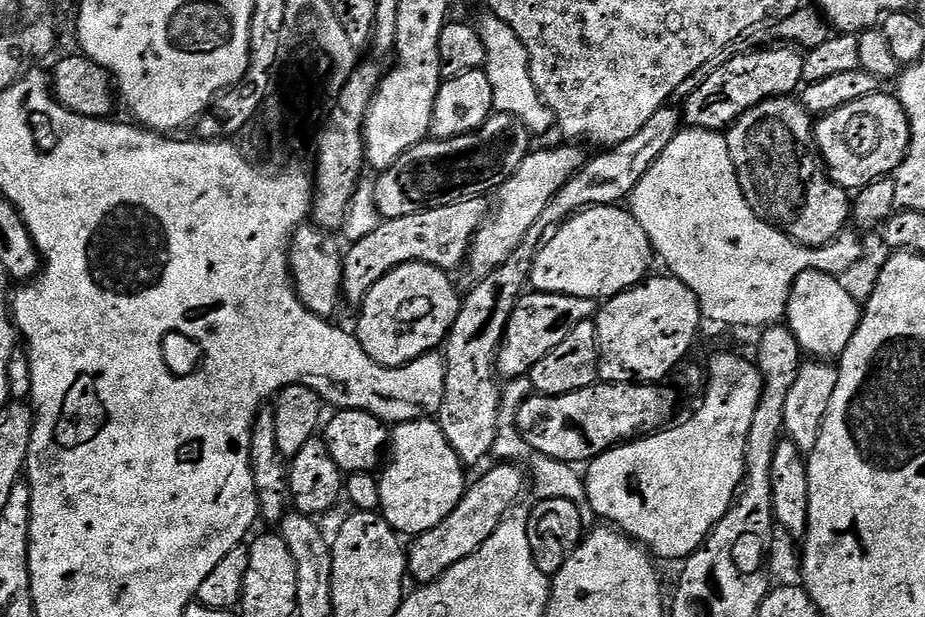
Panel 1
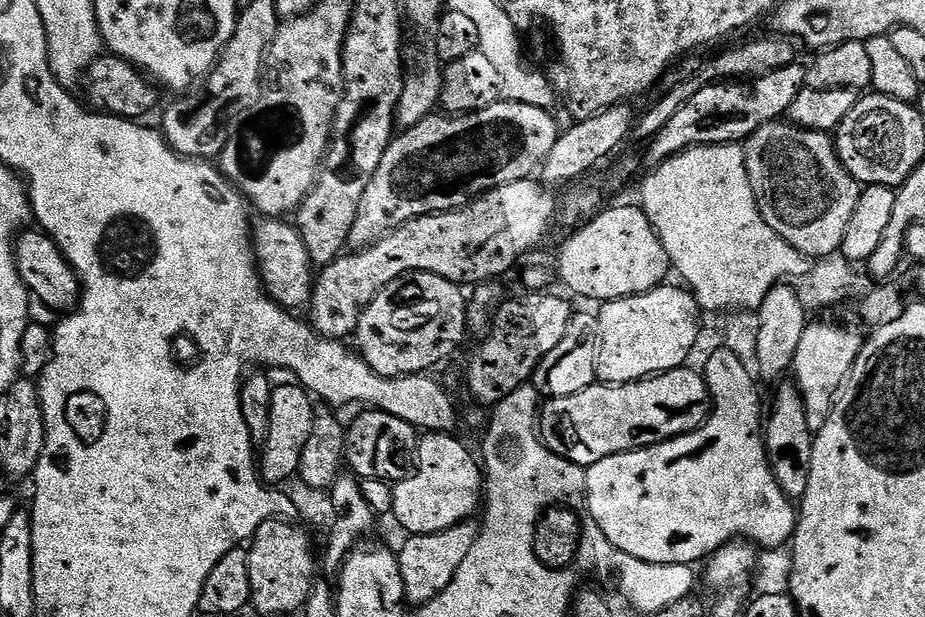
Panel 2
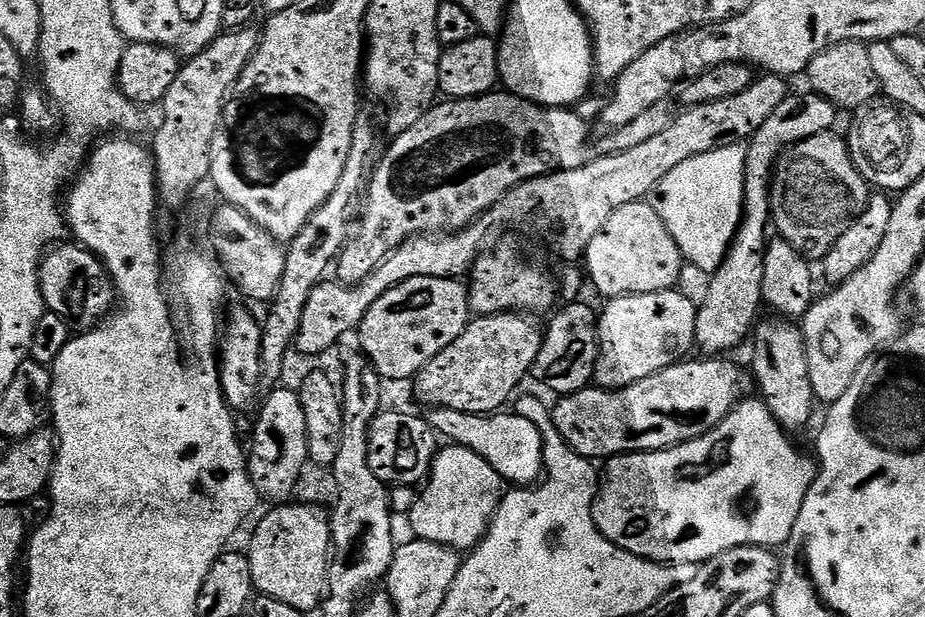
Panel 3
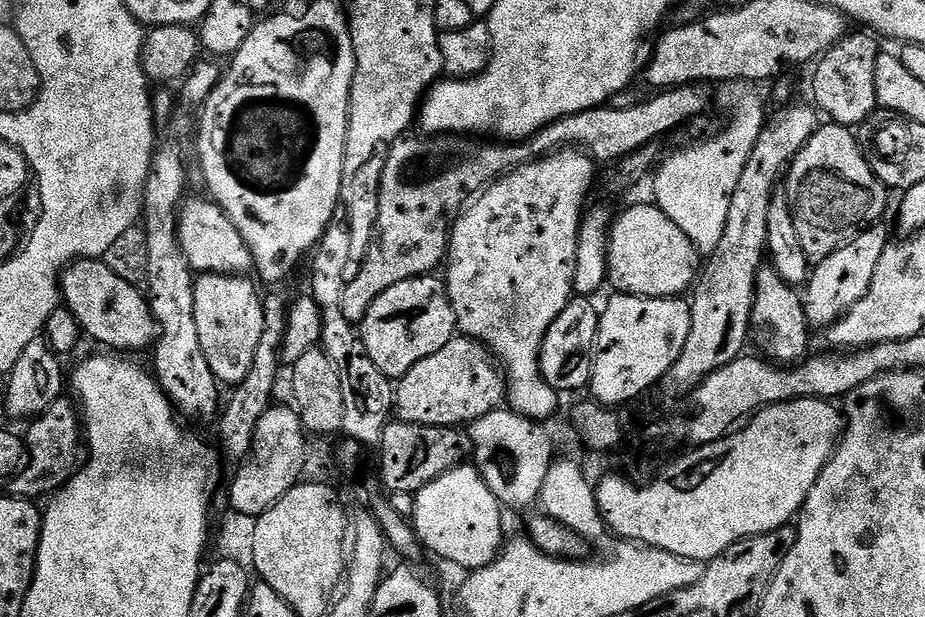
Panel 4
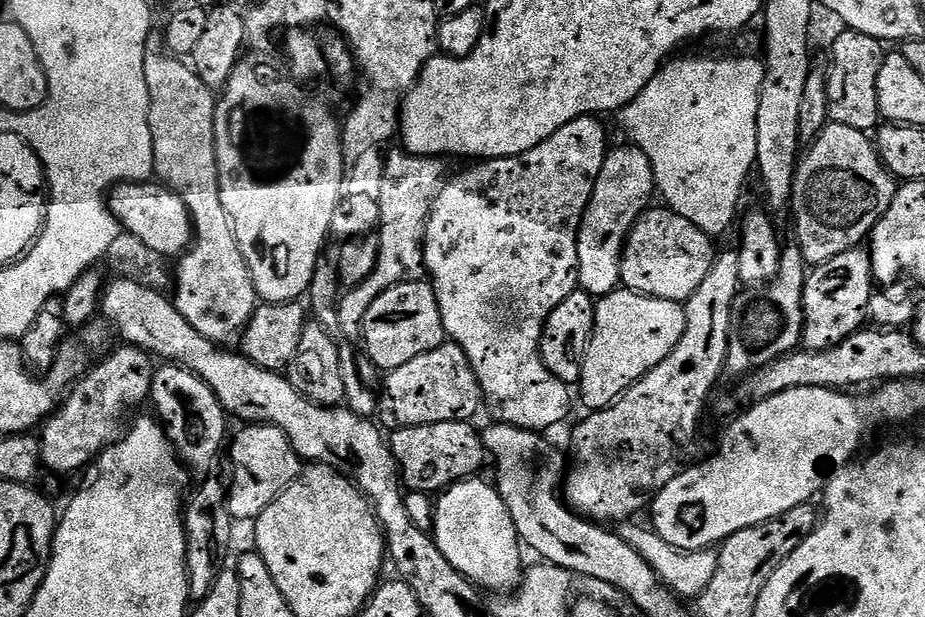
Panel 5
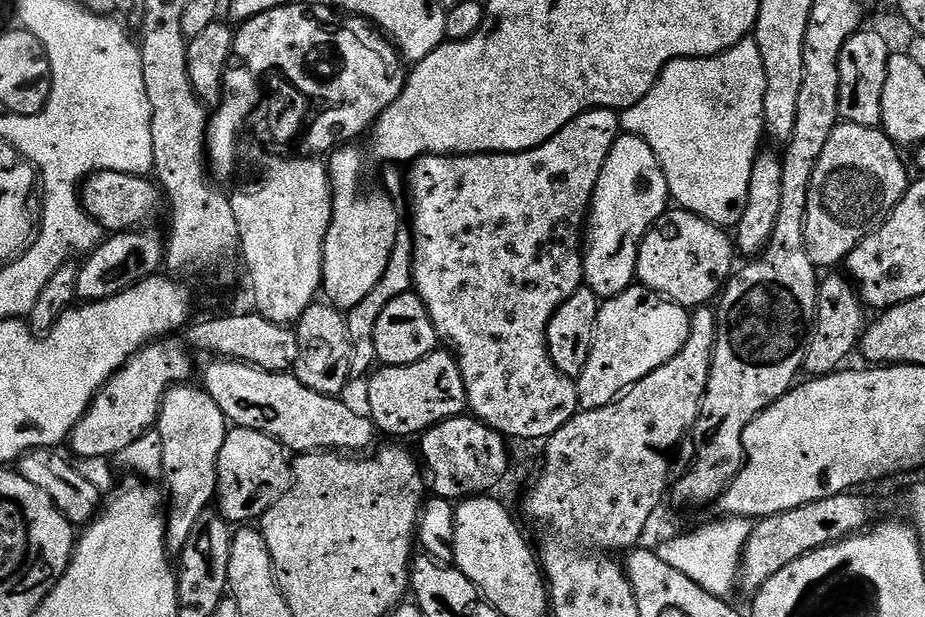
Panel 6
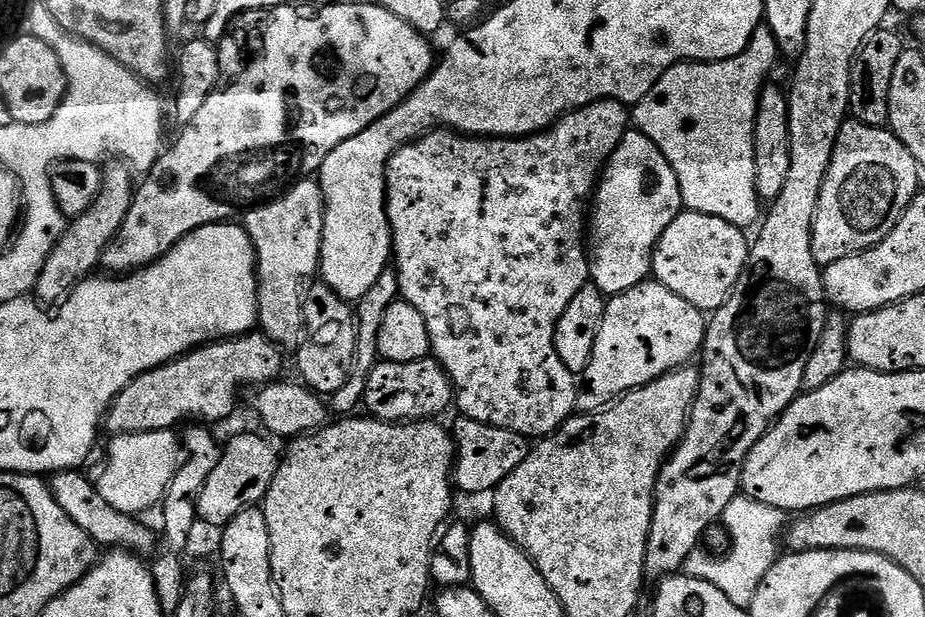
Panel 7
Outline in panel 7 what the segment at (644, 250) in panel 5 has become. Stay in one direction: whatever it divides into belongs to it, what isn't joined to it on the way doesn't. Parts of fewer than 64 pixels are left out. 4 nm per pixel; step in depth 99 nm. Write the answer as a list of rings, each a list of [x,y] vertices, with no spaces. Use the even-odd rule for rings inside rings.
[[[681,210],[652,251],[652,276],[666,290],[674,290],[678,298],[686,298],[699,312],[717,312],[730,298],[738,278],[742,278],[750,247],[749,237],[744,236],[745,229],[722,218]]]

